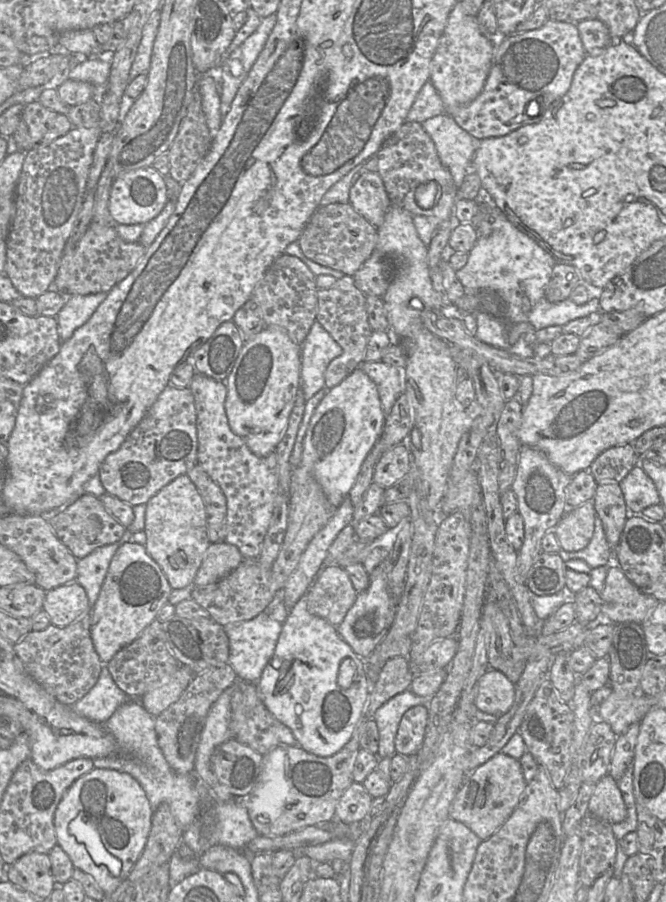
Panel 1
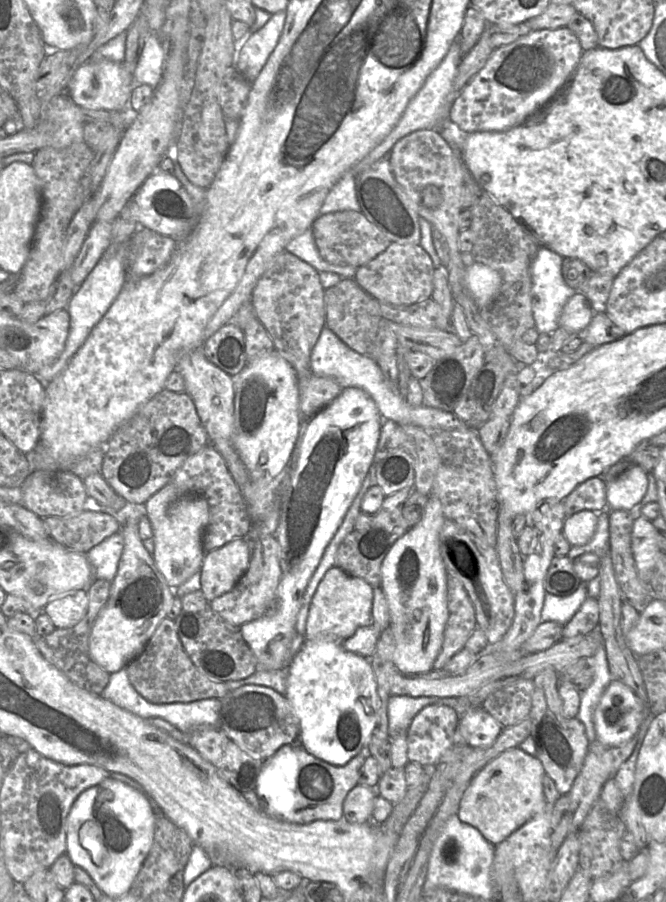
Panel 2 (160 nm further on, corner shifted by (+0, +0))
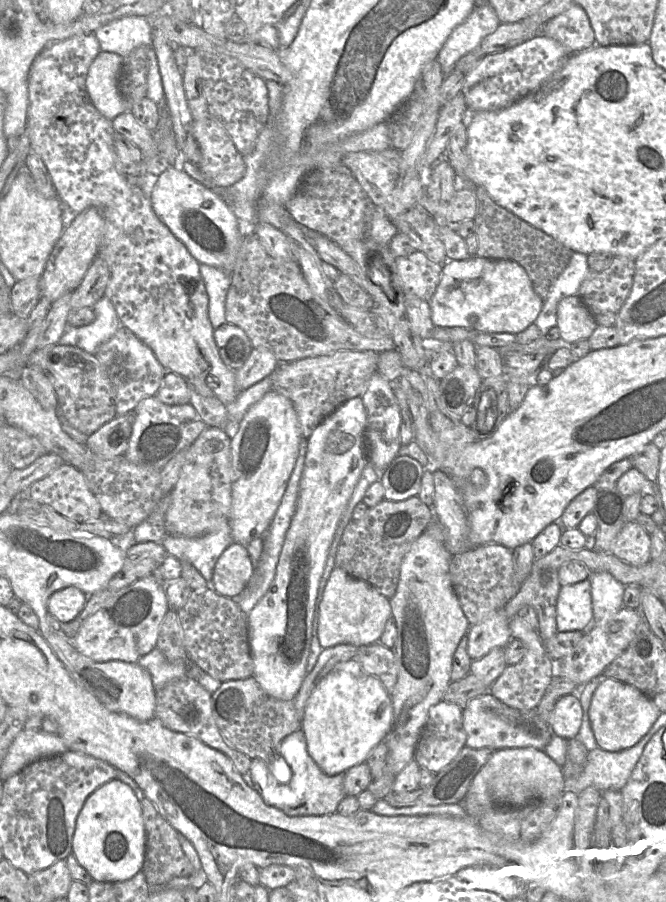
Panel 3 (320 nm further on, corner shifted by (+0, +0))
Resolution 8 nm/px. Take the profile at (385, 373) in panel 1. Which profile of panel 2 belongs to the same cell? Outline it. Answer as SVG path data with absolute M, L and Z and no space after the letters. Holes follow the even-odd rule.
M324 327L310 355L310 369L313 375L334 379L342 388L358 387L374 400L383 420L396 420L400 426L415 425L423 428L430 436L436 430L462 428L468 426L459 420L453 412L420 405L409 406L401 398L398 383L388 381L381 368L369 355L360 355L347 347L330 329Z

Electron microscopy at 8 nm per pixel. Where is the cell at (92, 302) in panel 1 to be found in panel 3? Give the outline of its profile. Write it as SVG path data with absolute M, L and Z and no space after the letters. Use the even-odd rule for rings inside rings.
M106 295L92 309L94 321L81 327L67 327L56 345L75 346L96 355L99 347L113 336L121 322L113 303Z

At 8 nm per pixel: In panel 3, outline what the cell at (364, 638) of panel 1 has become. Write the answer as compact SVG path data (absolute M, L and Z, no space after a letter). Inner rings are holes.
M338 644L323 649L314 669L304 678L297 695L293 699L294 706L301 717L301 721L306 703L319 681L337 664L354 659L358 652L358 648L359 647L352 644Z

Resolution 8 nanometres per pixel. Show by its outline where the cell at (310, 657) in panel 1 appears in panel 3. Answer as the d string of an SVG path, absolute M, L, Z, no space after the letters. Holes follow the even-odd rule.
M357 660L337 664L316 685L311 693L302 717L301 730L305 734L307 748L312 759L328 775L345 773L348 769L366 760L376 745L385 740L393 722L391 695L382 682L367 673Z

